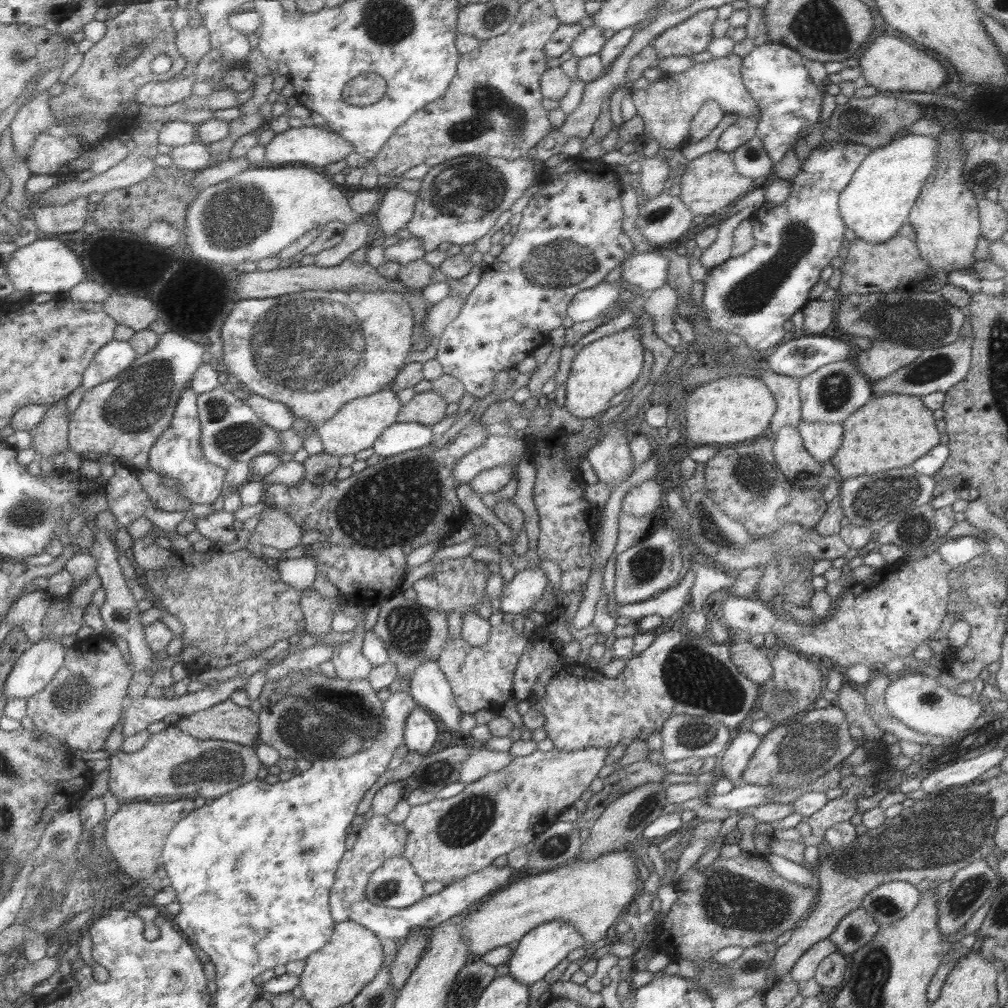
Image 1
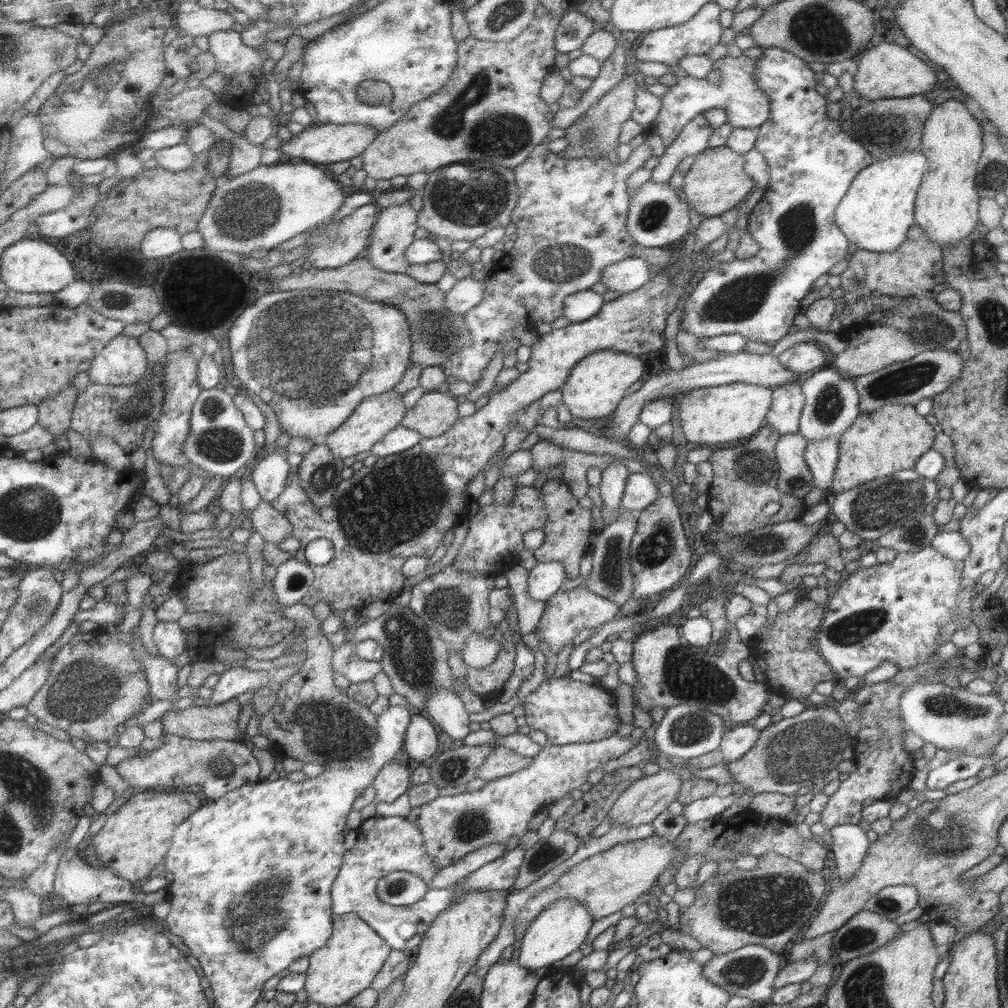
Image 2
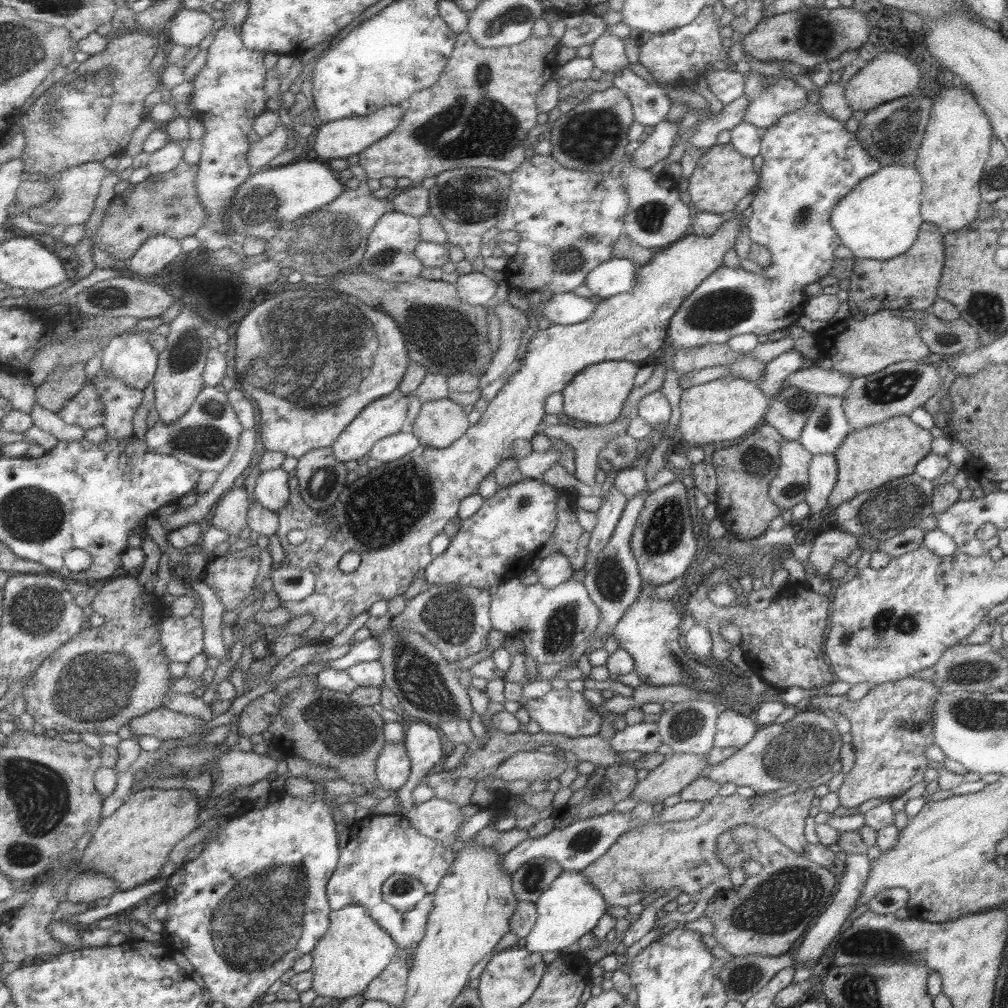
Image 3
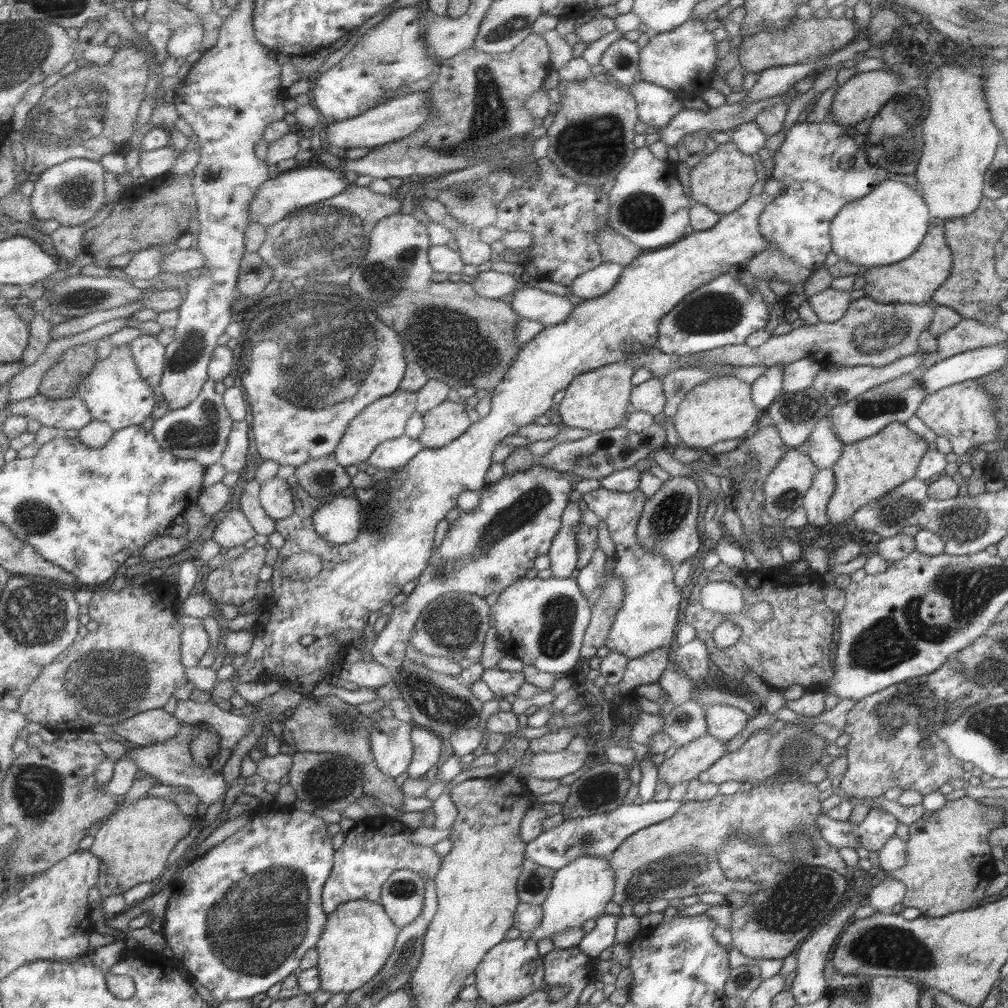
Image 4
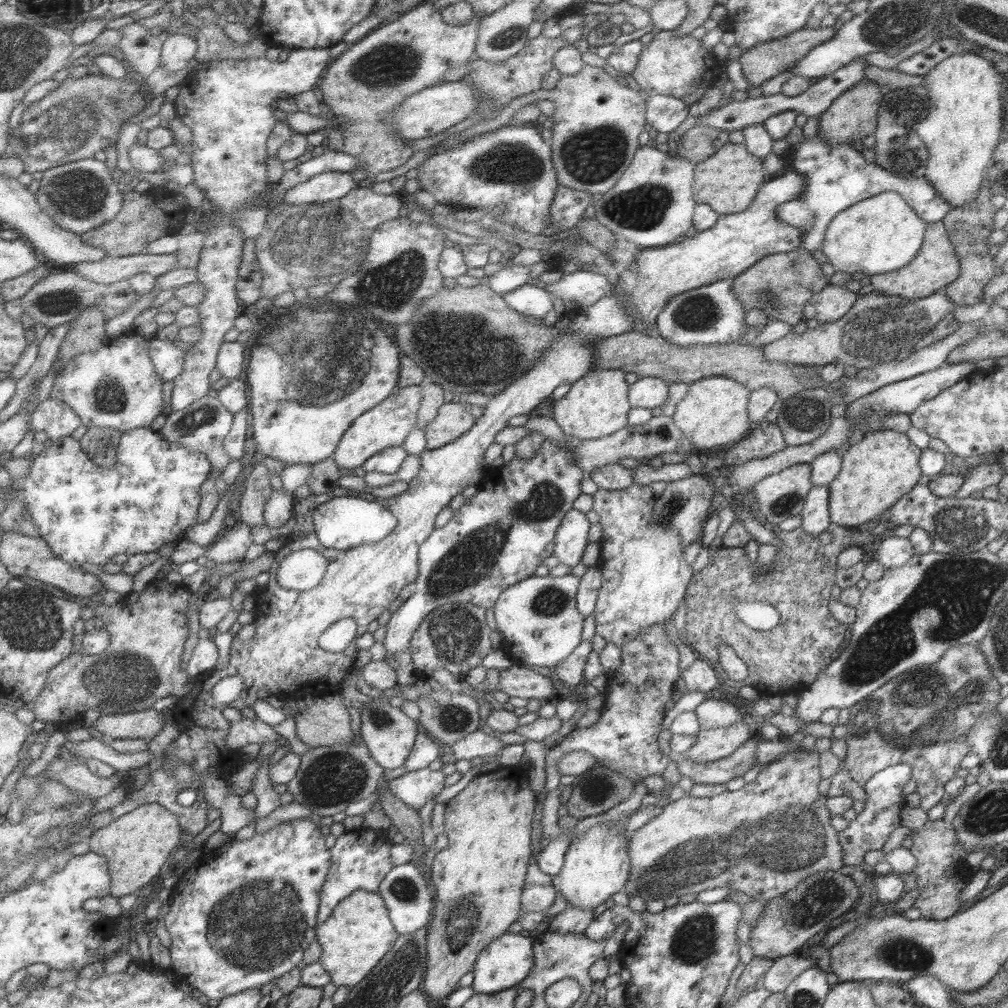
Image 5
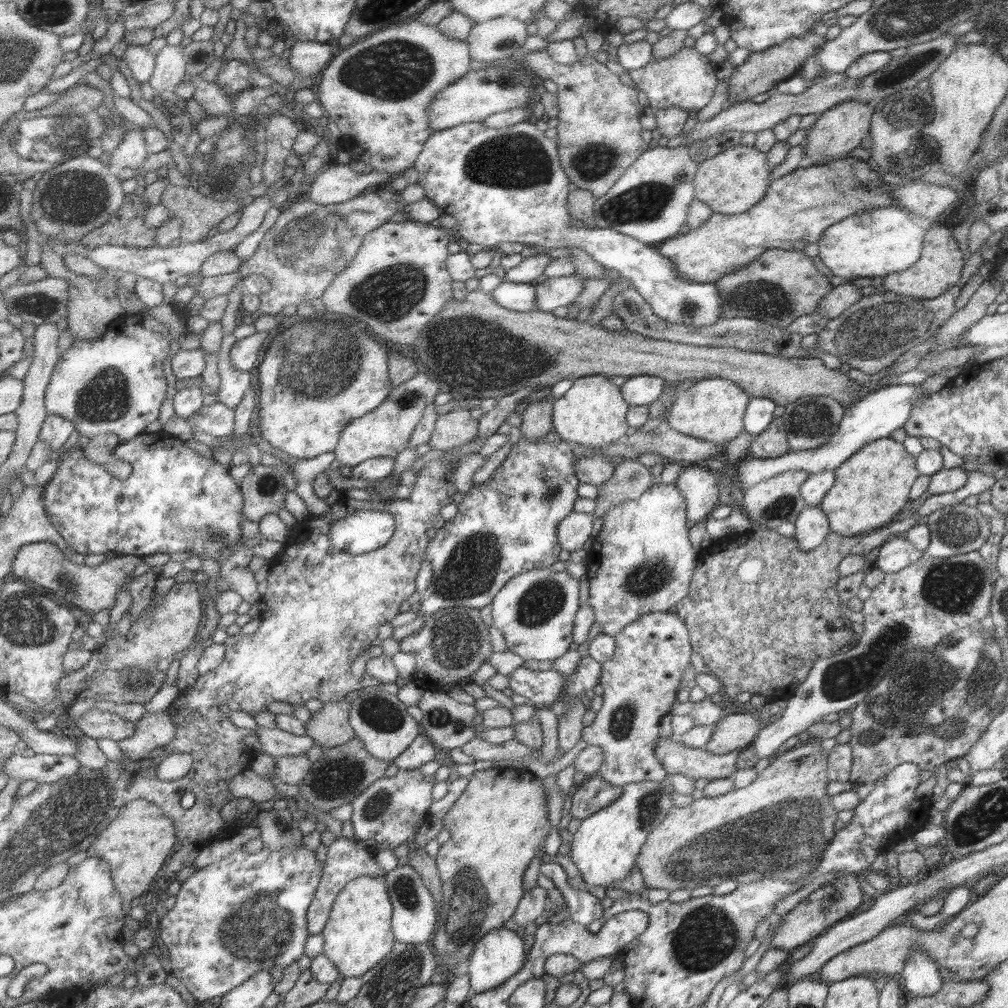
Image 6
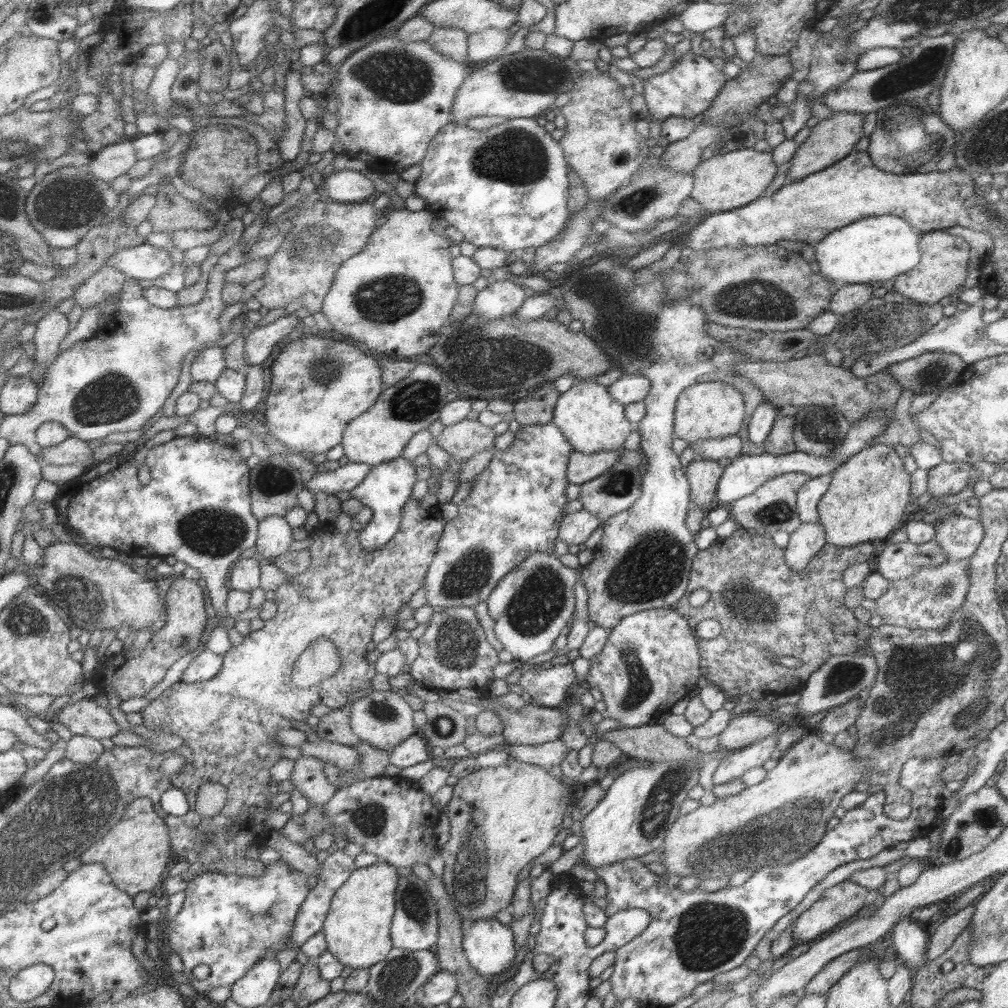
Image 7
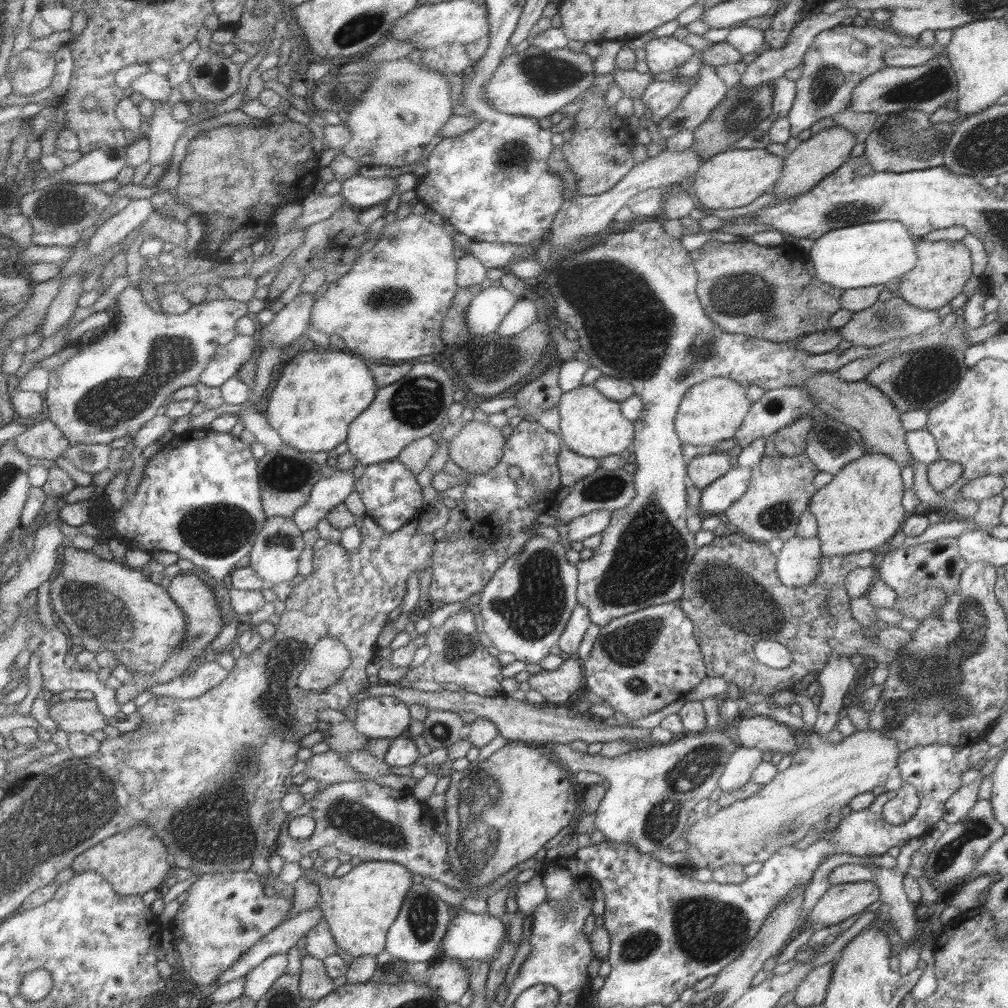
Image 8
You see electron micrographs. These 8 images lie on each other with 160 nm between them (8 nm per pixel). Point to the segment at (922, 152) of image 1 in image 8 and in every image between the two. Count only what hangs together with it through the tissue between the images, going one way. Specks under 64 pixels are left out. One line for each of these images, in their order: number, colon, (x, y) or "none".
2: (875, 213)
3: (878, 219)
4: (885, 226)
5: (880, 234)
6: (872, 243)
7: (878, 248)
8: (860, 255)

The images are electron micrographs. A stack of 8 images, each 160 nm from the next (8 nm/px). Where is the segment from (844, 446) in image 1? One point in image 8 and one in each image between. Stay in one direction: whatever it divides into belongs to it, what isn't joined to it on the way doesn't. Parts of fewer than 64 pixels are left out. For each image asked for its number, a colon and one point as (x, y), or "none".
2: (882, 442)
3: (867, 458)
4: (868, 469)
5: (876, 470)
6: (870, 487)
7: (864, 501)
8: (860, 507)

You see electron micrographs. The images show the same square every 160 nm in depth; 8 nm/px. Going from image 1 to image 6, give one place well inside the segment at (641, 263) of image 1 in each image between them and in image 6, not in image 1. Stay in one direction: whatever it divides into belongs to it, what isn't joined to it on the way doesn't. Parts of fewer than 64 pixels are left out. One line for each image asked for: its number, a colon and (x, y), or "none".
2: (624, 276)
3: (614, 276)
4: (597, 281)
5: (583, 287)
6: (553, 293)

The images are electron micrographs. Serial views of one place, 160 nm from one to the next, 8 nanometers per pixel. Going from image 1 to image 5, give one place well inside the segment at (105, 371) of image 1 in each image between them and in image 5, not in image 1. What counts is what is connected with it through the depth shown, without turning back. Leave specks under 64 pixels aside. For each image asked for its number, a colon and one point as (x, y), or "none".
2: (124, 361)
3: (132, 357)
4: (150, 353)
5: (170, 359)

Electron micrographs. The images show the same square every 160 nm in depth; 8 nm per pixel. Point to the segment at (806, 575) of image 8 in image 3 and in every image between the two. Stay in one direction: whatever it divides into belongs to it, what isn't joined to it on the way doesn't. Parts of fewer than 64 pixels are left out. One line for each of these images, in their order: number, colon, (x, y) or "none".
3: (822, 468)
4: (814, 501)
5: (814, 514)
6: (811, 526)
7: (805, 542)

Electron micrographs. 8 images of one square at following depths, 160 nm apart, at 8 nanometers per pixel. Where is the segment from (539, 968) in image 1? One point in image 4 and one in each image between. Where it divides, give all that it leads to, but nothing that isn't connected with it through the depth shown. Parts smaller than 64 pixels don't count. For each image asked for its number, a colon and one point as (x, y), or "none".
2: (560, 927)
3: (570, 907)
4: (579, 891)

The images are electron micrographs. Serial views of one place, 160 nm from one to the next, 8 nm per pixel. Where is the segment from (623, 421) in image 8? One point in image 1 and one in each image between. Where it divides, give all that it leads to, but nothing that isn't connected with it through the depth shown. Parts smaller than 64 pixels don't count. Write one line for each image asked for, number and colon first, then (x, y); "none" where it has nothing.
1: (603, 368)
2: (595, 385)
3: (594, 395)
4: (595, 400)
5: (596, 405)
6: (592, 413)
7: (591, 421)

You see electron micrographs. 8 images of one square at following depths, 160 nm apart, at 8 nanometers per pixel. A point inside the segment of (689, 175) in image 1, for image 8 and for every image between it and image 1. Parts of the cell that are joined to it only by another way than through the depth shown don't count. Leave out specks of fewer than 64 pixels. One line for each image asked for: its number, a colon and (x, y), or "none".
2: (715, 182)
3: (721, 177)
4: (721, 181)
5: (727, 181)
6: (730, 182)
7: (723, 182)
8: (735, 177)

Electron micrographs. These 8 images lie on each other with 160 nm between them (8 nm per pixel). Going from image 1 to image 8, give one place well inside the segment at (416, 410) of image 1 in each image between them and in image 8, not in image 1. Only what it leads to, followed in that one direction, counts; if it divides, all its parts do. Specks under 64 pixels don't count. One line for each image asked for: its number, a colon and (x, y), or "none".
2: (434, 413)
3: (438, 423)
4: (442, 424)
5: (452, 420)
6: (455, 428)
7: (468, 437)
8: (477, 447)

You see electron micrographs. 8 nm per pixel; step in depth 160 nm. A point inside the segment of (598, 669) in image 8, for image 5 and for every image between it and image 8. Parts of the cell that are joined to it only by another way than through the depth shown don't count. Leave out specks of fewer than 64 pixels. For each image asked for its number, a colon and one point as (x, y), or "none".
5: (624, 739)
6: (639, 680)
7: (650, 659)

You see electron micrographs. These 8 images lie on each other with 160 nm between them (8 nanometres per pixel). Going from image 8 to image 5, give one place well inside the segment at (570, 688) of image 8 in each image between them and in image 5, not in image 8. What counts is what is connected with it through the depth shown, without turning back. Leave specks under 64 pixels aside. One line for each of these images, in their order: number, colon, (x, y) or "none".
5: (519, 680)
6: (541, 687)
7: (548, 687)

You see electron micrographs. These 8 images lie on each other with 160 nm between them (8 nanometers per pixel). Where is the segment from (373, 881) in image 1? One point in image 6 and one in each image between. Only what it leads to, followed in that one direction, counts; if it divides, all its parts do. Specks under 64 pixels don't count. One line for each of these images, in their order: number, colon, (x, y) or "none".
2: (397, 888)
3: (402, 892)
4: (402, 895)
5: (409, 905)
6: (413, 921)

